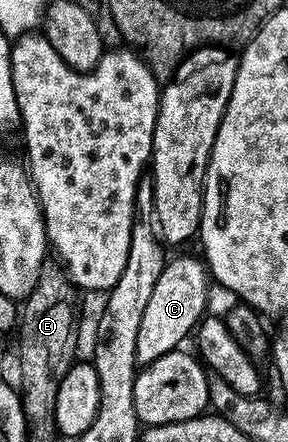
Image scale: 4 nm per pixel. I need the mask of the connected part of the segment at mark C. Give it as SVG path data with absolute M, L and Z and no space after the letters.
M179 255L163 268L157 285L149 296L149 305L145 305L145 314L141 316L141 326L137 329L137 364L146 365L165 357L165 353L182 348L183 338L190 336L204 318L207 307L207 283L209 272L202 258L191 255Z

